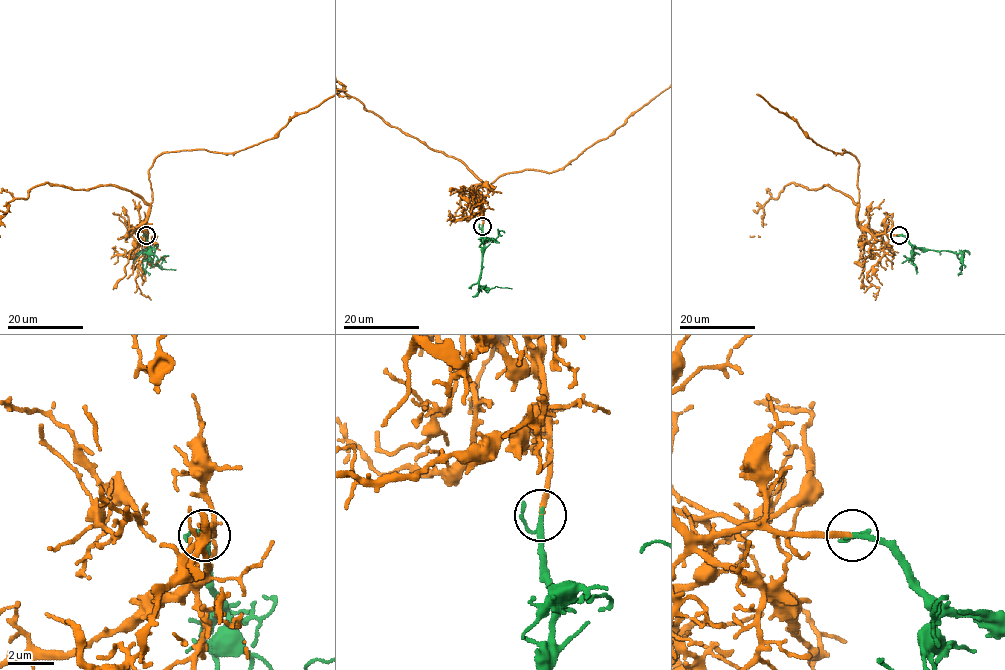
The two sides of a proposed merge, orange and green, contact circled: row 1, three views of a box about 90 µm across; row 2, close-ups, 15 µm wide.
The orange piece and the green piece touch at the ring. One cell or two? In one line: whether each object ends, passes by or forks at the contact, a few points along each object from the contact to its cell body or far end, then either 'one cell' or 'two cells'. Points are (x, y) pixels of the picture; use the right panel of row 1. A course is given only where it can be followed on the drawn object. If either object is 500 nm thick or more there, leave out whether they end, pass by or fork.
orange ends; green passes by; course green (899, 235), (915, 247), (959, 253), (961, 270); one cell

